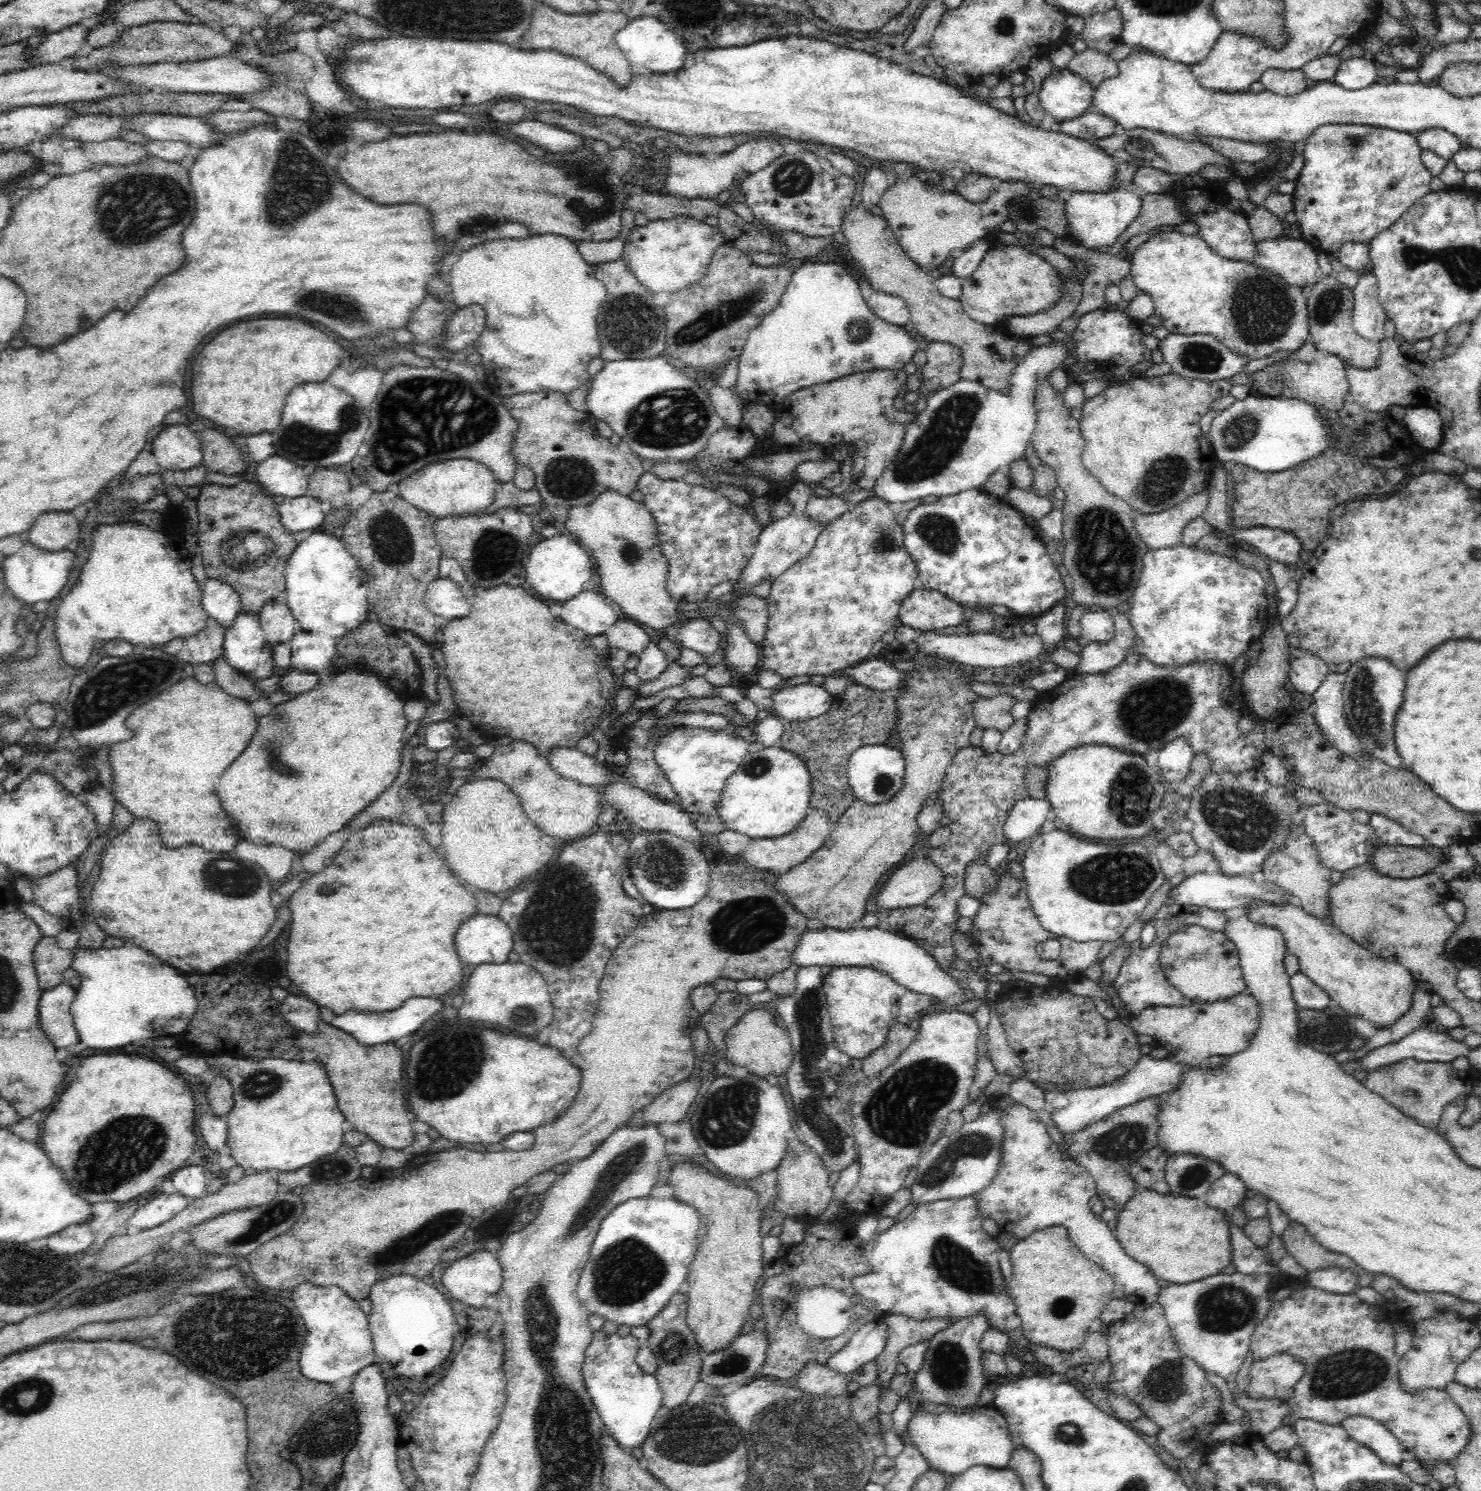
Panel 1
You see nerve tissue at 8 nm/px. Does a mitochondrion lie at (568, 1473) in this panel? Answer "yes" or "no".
yes

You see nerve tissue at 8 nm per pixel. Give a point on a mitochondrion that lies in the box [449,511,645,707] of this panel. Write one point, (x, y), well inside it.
(488, 550)

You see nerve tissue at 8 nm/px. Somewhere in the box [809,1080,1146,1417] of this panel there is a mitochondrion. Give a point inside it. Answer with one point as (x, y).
(957, 1265)

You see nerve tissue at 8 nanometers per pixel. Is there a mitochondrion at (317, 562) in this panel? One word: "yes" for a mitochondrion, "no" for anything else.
no

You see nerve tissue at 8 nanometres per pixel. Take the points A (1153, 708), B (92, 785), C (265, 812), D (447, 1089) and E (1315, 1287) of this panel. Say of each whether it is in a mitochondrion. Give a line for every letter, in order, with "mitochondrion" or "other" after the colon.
A: mitochondrion
B: other
C: other
D: mitochondrion
E: other

